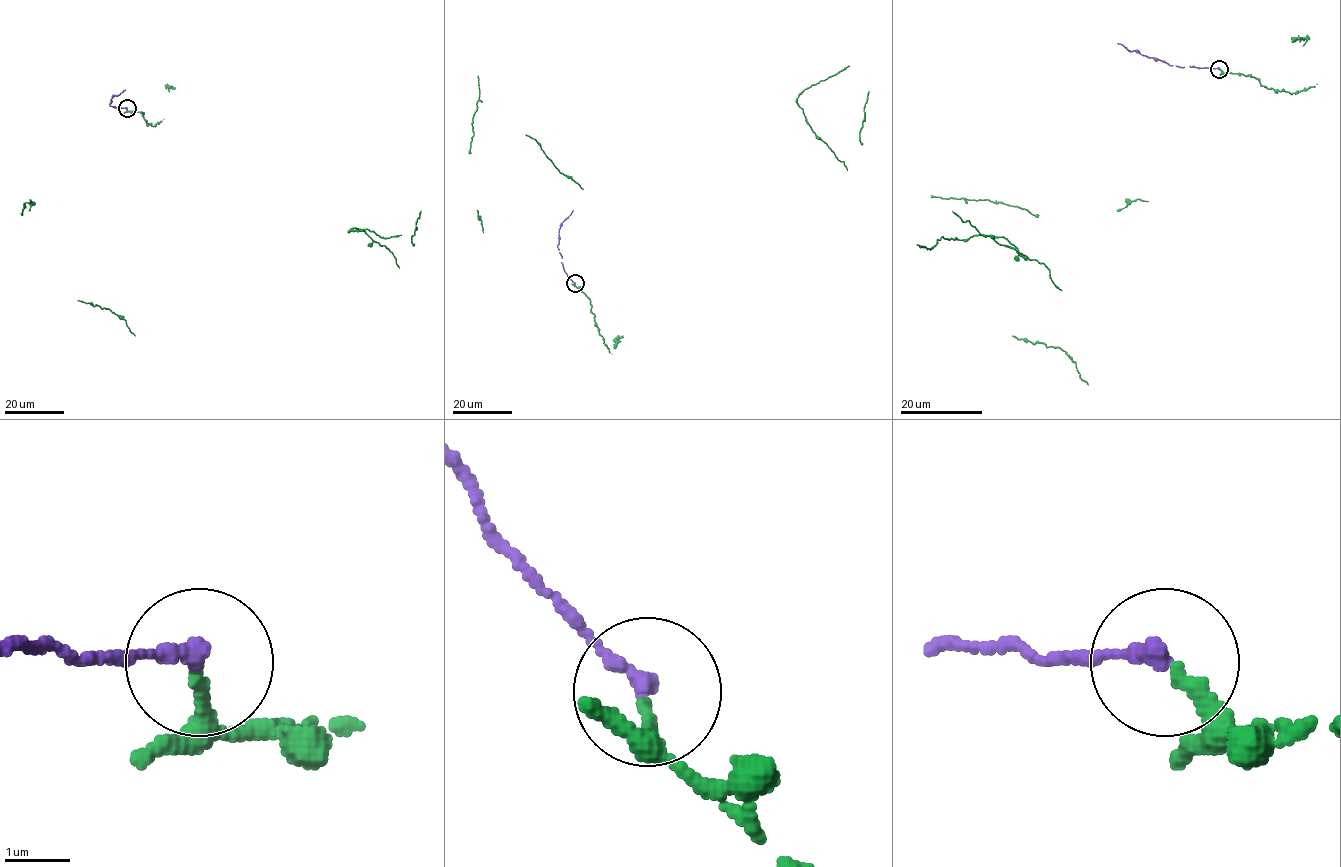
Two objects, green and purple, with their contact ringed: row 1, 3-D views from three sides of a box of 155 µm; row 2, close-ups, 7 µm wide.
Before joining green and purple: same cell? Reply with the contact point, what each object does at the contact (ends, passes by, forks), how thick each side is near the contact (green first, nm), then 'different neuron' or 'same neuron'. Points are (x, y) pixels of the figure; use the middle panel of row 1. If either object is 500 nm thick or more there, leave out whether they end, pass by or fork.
(575, 283) | green ends | purple ends | 200/280 nm | same neuron

